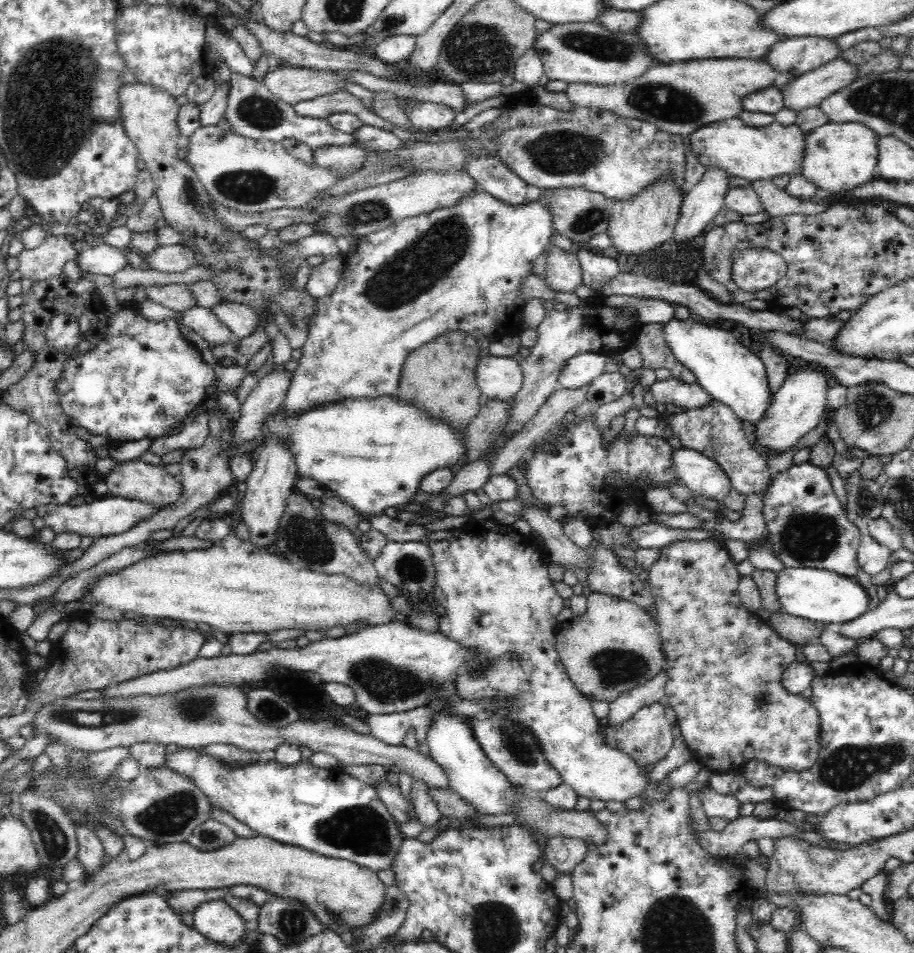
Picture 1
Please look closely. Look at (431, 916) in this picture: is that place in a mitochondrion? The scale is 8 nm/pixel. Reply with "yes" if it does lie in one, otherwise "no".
no

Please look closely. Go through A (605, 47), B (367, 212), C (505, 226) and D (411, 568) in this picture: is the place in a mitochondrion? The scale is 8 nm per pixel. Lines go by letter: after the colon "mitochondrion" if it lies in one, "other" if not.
A: mitochondrion
B: mitochondrion
C: other
D: mitochondrion

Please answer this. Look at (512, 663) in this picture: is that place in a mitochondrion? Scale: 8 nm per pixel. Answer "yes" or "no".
yes

